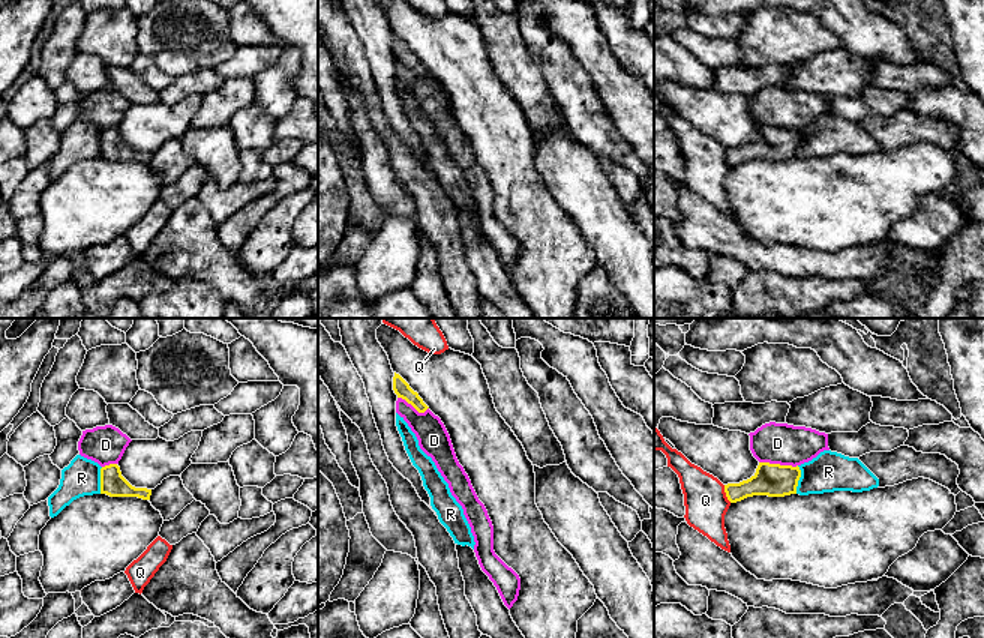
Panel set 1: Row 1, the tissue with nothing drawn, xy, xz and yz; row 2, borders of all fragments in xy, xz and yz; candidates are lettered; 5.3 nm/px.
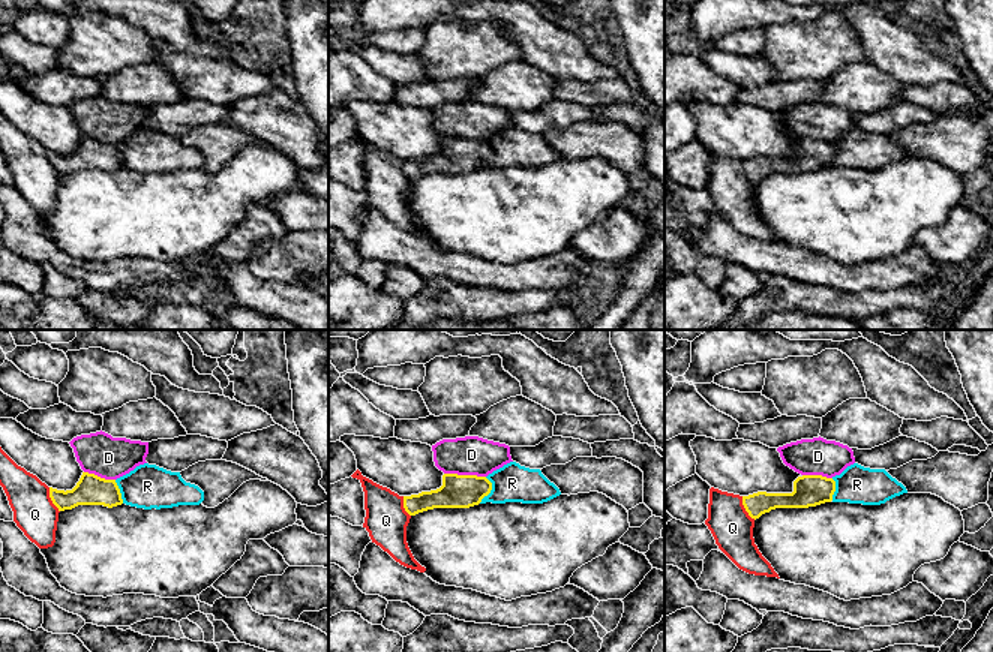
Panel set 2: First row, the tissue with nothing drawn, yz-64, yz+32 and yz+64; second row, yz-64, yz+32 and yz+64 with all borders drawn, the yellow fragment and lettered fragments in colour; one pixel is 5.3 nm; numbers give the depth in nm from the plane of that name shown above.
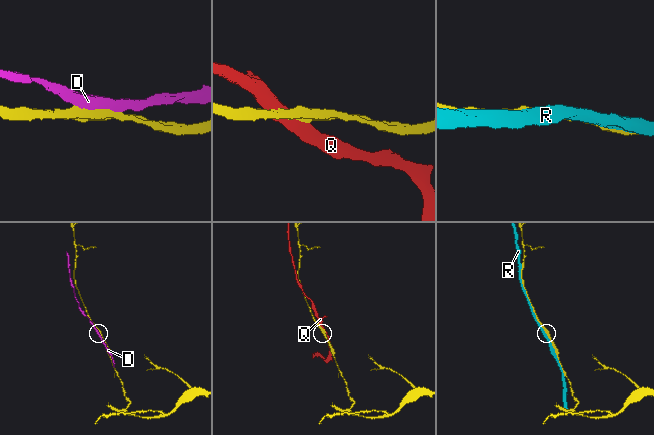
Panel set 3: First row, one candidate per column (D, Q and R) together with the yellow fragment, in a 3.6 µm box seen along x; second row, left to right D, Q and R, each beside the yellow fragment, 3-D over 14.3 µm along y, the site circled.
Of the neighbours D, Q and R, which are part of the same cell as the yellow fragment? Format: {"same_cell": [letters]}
{"same_cell": []}

